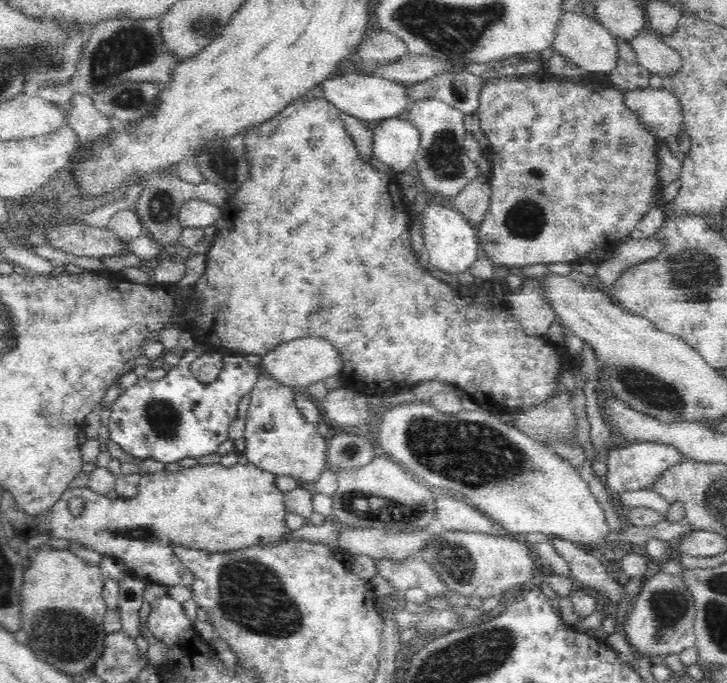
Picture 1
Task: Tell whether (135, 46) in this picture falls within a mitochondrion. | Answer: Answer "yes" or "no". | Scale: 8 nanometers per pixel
yes

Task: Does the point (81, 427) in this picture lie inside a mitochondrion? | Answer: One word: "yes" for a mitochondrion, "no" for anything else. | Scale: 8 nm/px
no

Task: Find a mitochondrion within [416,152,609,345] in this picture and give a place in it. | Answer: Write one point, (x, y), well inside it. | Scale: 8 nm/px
(525, 220)

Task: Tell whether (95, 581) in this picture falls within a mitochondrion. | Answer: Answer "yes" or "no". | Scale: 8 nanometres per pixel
no

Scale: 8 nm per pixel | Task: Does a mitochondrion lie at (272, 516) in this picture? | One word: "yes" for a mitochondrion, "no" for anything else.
no

